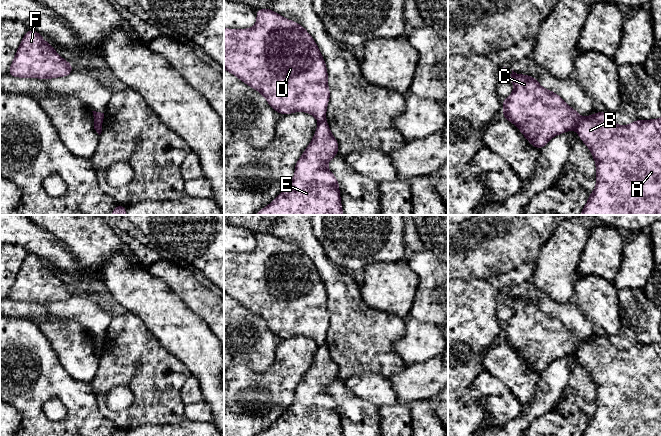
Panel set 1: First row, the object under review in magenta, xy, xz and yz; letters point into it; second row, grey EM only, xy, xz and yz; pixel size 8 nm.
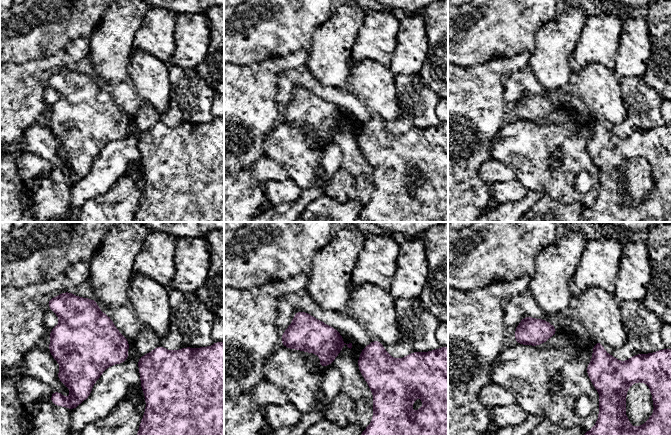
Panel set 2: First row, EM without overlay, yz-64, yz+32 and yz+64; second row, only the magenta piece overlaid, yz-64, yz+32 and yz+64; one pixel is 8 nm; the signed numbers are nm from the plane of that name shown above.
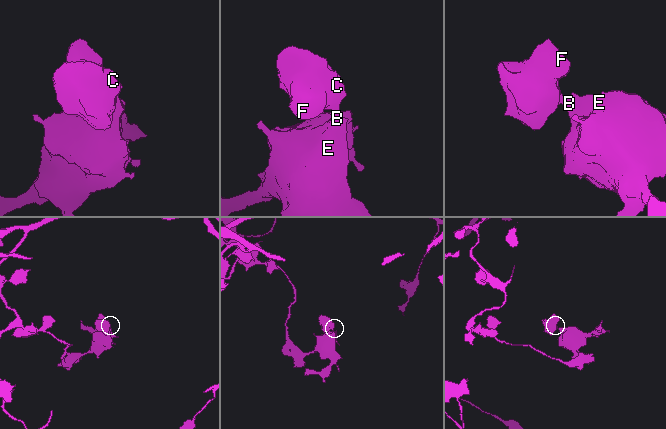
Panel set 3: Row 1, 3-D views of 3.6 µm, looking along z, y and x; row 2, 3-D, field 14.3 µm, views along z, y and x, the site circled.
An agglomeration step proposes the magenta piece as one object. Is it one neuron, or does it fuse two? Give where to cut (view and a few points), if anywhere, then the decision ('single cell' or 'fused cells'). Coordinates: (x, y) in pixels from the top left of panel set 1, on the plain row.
yz (581, 341), (575, 353) | fused cells

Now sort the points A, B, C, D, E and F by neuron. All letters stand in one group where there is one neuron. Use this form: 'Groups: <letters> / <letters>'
Groups: A B E / C D F

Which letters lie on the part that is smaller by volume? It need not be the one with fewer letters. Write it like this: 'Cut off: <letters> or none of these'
Cut off: C, D, F

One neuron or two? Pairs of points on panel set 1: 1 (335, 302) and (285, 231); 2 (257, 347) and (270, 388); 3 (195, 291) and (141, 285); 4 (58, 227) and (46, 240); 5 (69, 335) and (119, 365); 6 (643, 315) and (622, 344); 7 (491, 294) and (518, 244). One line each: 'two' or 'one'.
1: one
2: two
3: two
4: two
5: two
6: one
7: two

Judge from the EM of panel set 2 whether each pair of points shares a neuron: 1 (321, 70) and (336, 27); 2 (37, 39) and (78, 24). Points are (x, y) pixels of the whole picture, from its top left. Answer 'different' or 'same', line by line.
1: same
2: same

